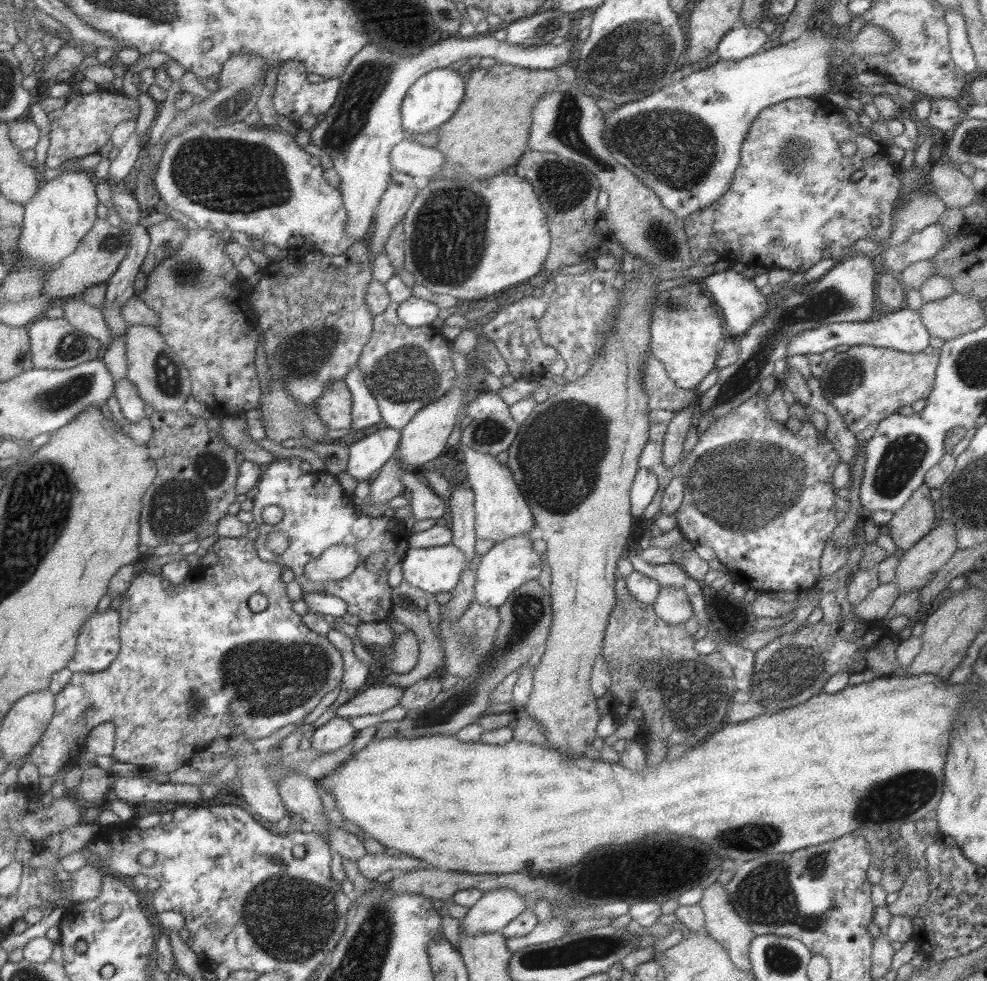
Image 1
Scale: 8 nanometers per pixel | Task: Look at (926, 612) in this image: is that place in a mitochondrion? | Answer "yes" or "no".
no

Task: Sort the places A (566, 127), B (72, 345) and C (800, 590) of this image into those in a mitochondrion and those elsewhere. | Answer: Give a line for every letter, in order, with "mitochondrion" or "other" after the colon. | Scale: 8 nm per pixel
A: mitochondrion
B: mitochondrion
C: other

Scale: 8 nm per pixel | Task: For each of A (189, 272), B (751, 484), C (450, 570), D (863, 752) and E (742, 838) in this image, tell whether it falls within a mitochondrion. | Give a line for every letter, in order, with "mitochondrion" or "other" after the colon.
A: mitochondrion
B: mitochondrion
C: other
D: other
E: mitochondrion

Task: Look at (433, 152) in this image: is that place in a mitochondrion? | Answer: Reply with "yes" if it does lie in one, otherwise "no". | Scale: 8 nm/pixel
no

